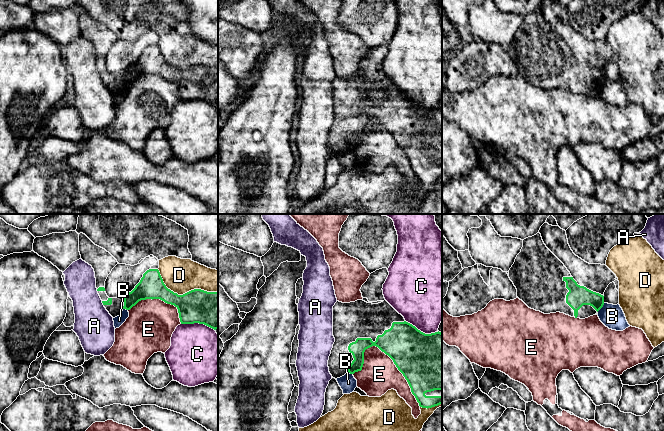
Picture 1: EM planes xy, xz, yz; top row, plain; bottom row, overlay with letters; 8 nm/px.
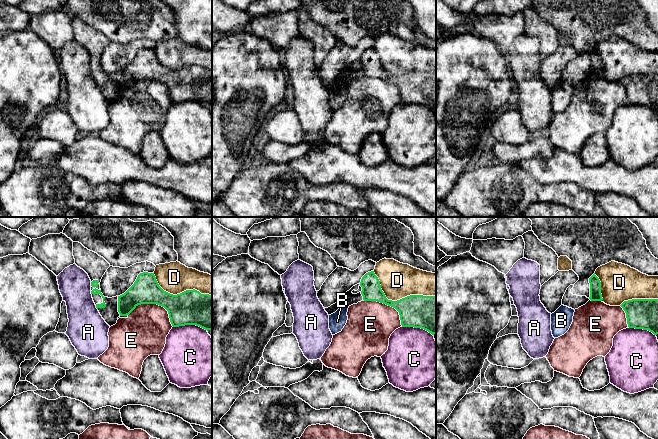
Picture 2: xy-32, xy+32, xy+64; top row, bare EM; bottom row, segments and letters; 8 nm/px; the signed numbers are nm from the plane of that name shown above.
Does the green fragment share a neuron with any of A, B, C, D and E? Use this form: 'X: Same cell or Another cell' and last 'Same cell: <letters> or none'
A: Another cell
B: Another cell
C: Another cell
D: Another cell
E: Another cell
Same cell: none

